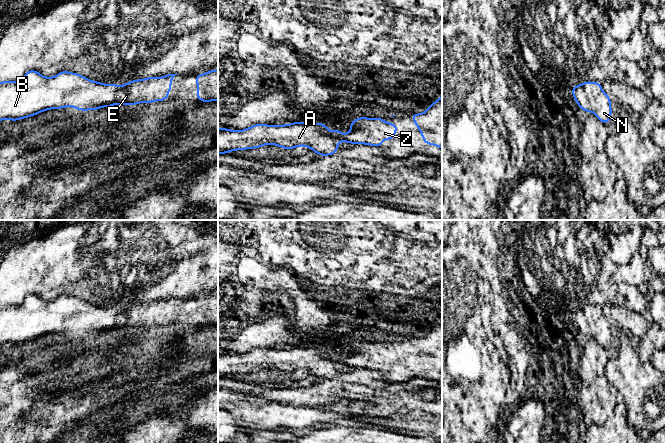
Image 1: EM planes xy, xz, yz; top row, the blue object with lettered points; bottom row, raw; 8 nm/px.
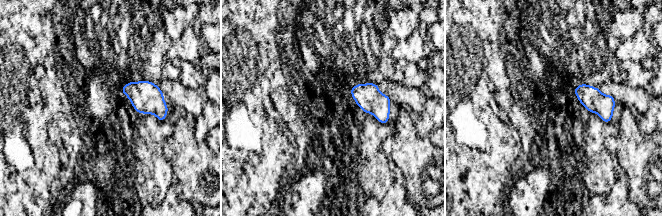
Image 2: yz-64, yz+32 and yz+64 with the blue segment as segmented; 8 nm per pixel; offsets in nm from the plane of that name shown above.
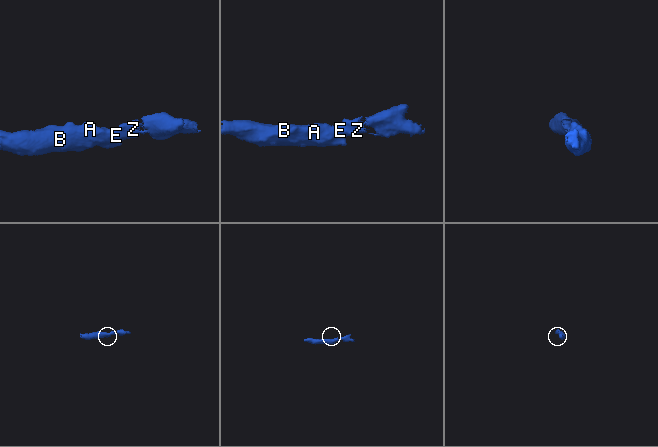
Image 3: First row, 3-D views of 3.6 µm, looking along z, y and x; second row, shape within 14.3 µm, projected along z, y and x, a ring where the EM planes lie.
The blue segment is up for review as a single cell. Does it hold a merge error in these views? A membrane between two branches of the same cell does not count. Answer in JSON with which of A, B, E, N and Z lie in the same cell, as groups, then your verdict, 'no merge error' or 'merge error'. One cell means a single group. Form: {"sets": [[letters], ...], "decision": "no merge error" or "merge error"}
{"sets": [["A", "B", "E", "N", "Z"]], "decision": "no merge error"}

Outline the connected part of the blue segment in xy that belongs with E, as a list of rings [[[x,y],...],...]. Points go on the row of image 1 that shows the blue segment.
[[[29,70],[20,81],[0,82],[0,121],[17,121],[31,117],[49,109],[74,107],[78,110],[98,110],[102,107],[112,107],[116,104],[135,105],[137,103],[151,103],[168,100],[167,96],[172,87],[175,75],[148,77],[143,80],[133,80],[122,86],[104,84],[85,78],[84,76],[67,71],[61,71],[53,77],[44,77],[38,71]]]

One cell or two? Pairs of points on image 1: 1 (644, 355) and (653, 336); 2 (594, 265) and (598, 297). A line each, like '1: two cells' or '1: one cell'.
1: one cell
2: one cell

